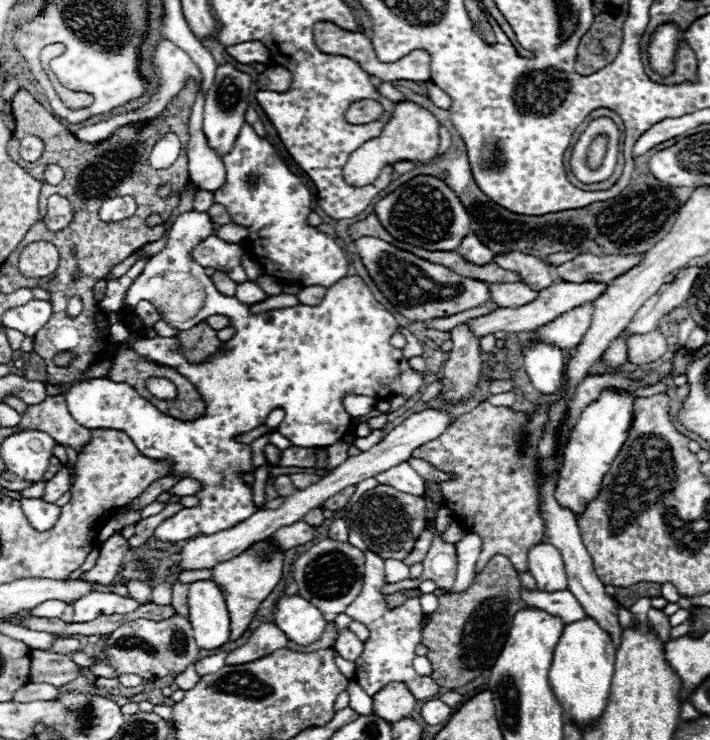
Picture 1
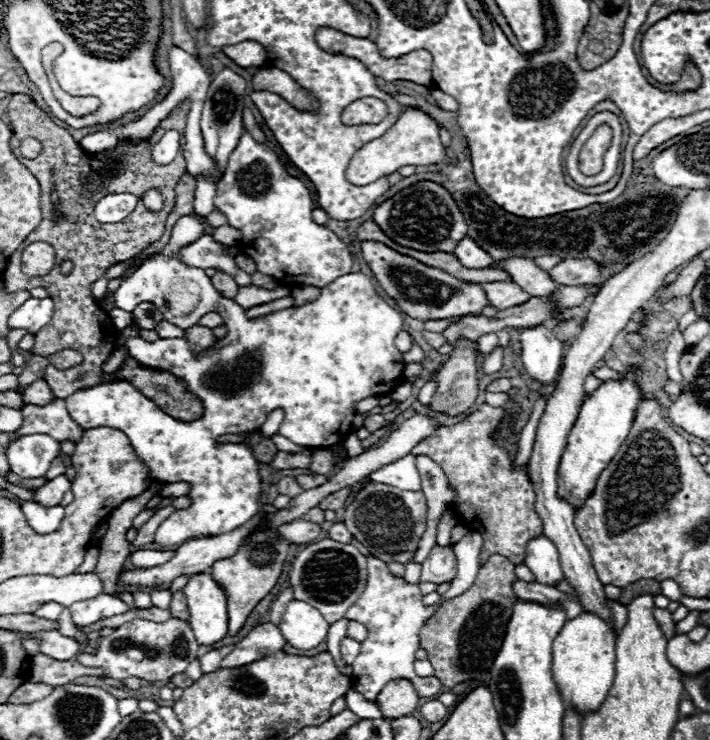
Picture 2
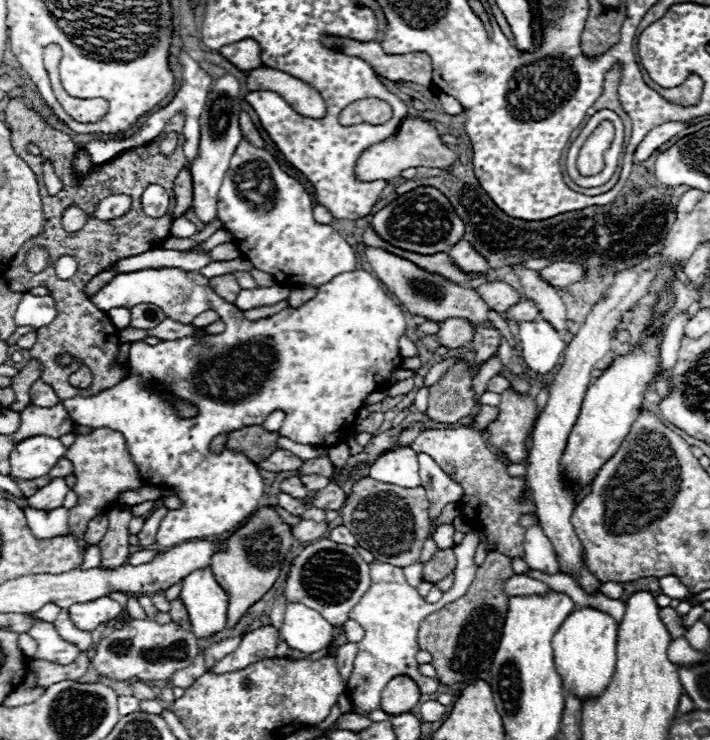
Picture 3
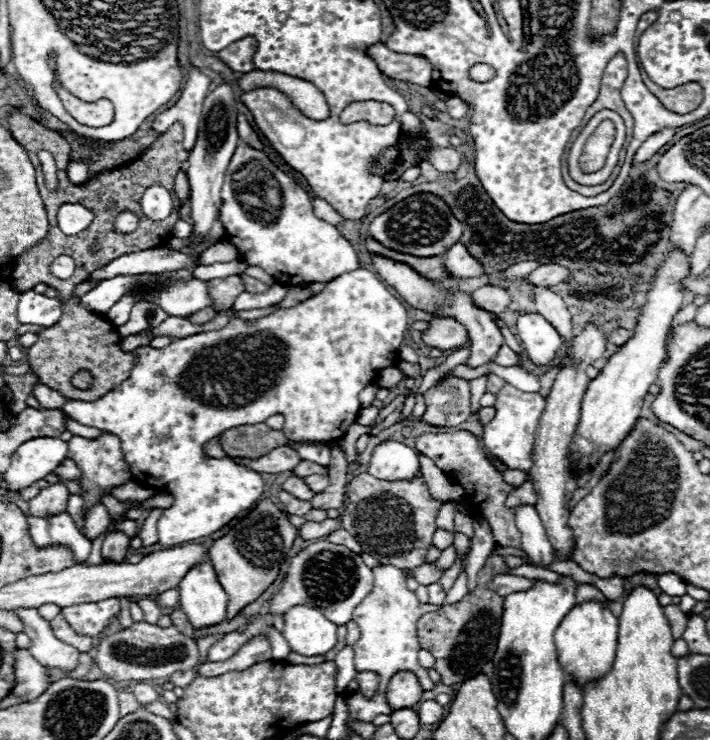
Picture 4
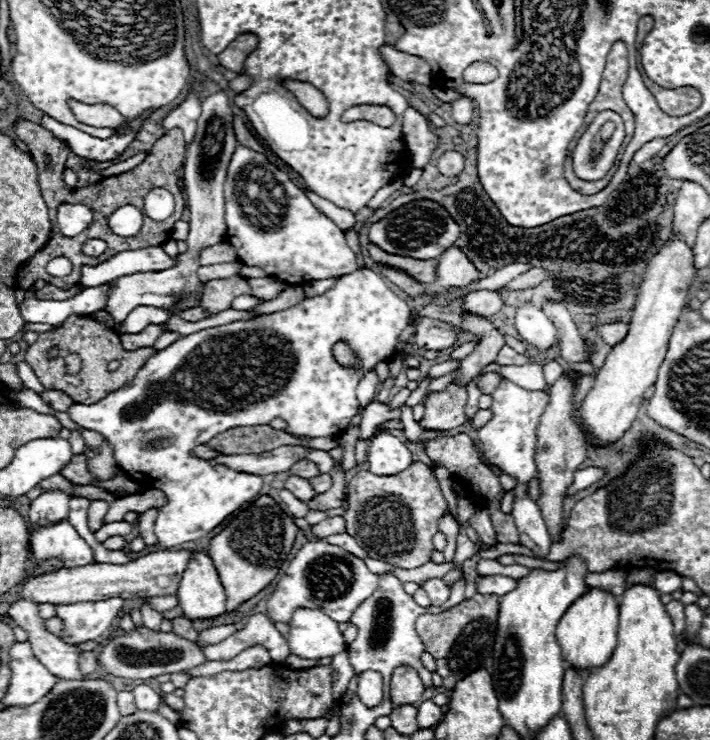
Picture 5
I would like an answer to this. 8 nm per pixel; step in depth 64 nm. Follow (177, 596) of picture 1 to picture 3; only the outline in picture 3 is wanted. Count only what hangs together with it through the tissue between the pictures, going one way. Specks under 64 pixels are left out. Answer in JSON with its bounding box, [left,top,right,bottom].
[170,598,190,630]

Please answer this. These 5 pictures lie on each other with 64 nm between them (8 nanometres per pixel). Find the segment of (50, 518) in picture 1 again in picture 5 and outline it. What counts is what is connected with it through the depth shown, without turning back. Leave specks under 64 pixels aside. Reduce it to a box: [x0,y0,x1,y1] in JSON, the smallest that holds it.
[30,520,94,568]

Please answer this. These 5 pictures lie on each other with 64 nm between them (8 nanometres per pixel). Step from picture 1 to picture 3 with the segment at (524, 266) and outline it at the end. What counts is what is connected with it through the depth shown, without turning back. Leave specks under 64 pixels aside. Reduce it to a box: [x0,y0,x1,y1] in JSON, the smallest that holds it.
[512,264,568,332]

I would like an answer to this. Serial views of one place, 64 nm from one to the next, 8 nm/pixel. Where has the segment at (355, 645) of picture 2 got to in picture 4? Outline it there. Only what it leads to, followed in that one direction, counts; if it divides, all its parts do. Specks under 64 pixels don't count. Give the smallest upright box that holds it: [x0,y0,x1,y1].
[334,646,356,694]

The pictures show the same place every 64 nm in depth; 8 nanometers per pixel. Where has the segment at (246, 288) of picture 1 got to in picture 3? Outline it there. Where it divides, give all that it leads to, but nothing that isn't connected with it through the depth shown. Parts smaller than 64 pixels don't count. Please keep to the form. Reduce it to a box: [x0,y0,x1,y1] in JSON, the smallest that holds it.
[236,286,290,310]

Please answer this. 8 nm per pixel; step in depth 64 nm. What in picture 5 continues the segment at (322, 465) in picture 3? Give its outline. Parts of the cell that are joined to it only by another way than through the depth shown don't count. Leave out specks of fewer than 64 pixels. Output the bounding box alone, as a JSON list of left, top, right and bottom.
[290,460,318,478]

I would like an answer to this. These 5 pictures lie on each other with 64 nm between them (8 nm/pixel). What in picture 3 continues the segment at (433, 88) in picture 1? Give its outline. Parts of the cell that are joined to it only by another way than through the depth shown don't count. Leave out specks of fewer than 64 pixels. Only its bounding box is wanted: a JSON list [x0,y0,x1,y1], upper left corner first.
[438,94,464,116]

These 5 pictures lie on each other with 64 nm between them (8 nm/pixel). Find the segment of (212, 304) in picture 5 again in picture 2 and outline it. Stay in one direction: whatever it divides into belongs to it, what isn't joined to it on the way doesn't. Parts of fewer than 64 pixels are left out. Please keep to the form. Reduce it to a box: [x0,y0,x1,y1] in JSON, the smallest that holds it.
[212,272,238,298]

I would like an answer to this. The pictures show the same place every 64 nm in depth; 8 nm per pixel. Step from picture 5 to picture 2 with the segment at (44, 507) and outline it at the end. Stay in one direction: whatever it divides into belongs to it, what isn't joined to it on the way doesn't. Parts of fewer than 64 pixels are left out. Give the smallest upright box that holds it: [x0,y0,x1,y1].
[32,476,72,508]

